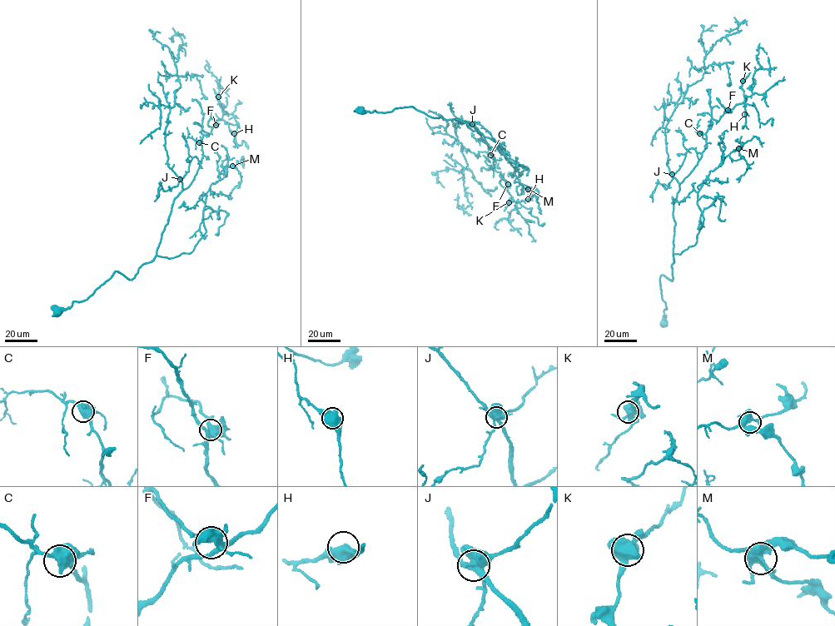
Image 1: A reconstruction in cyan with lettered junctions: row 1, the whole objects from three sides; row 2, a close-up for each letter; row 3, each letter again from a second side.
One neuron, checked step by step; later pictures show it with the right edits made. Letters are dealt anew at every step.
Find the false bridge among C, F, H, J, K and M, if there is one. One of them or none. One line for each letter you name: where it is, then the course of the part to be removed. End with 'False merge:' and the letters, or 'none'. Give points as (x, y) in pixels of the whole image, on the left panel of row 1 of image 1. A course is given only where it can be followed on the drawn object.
False merge: none

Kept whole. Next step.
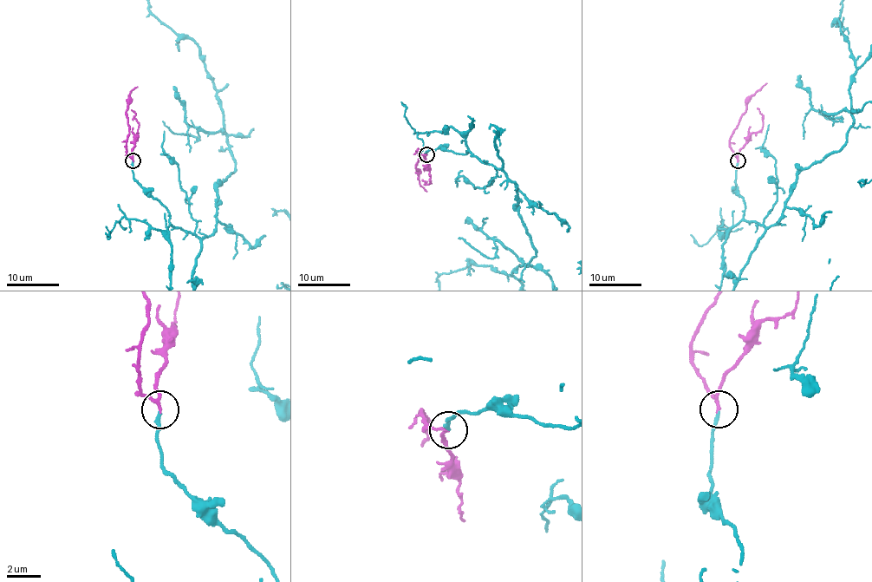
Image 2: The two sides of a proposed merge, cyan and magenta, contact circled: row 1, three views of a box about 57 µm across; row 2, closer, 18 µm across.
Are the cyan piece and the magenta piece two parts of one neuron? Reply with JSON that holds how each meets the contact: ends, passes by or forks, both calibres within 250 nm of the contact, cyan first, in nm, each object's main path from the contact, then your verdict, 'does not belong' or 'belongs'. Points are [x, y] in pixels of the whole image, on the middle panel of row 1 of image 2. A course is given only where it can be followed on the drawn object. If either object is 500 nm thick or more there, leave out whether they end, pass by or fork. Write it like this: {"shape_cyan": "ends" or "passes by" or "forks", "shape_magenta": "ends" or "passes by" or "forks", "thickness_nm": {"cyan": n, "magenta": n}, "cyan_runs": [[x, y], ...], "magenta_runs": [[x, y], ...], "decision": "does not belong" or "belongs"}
{"shape_cyan": "ends", "shape_magenta": "passes by", "thickness_nm": {"cyan": 190, "magenta": 140}, "magenta_runs": [[426, 154], [417, 149], [419, 152], [417, 162], [419, 183], [426, 192]], "decision": "belongs"}

